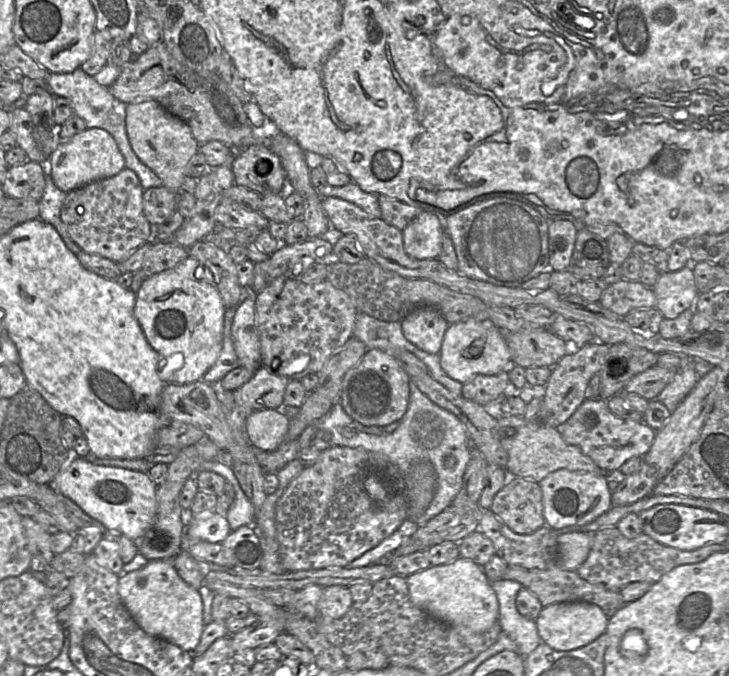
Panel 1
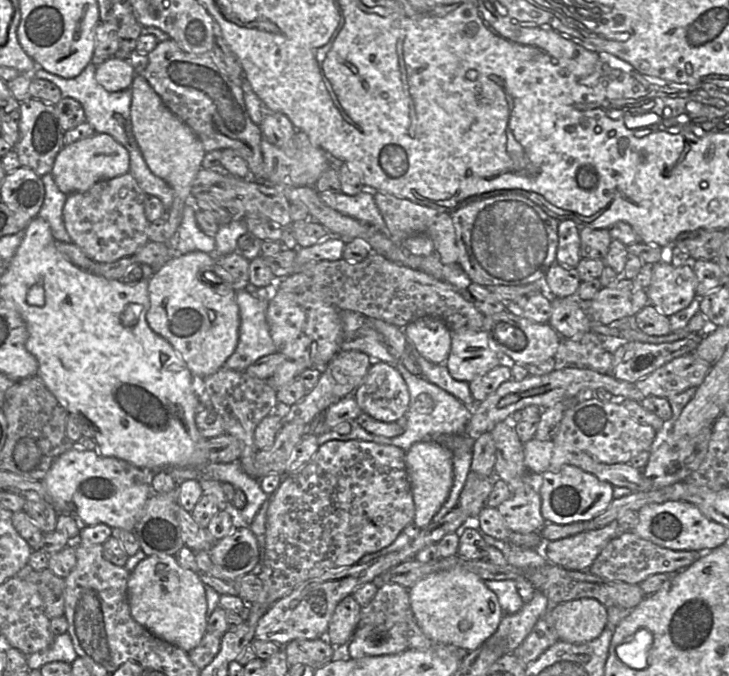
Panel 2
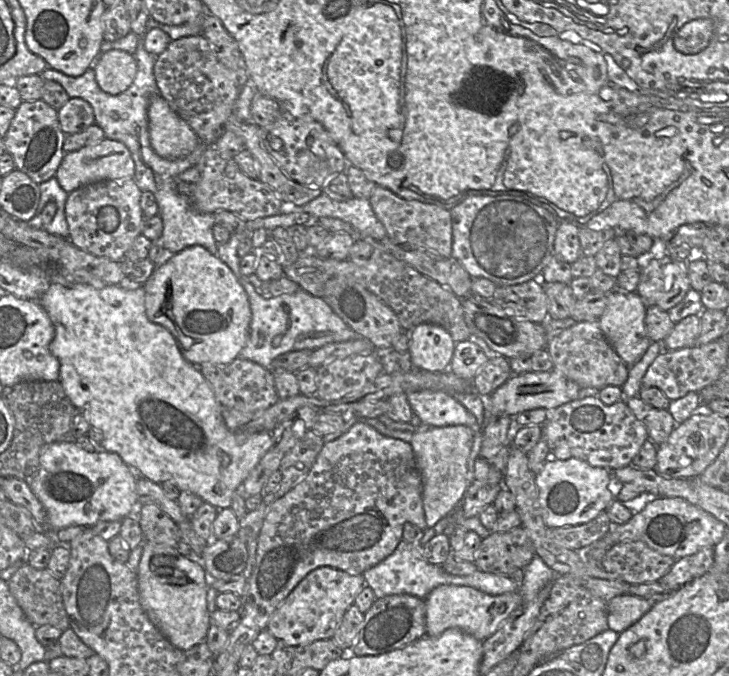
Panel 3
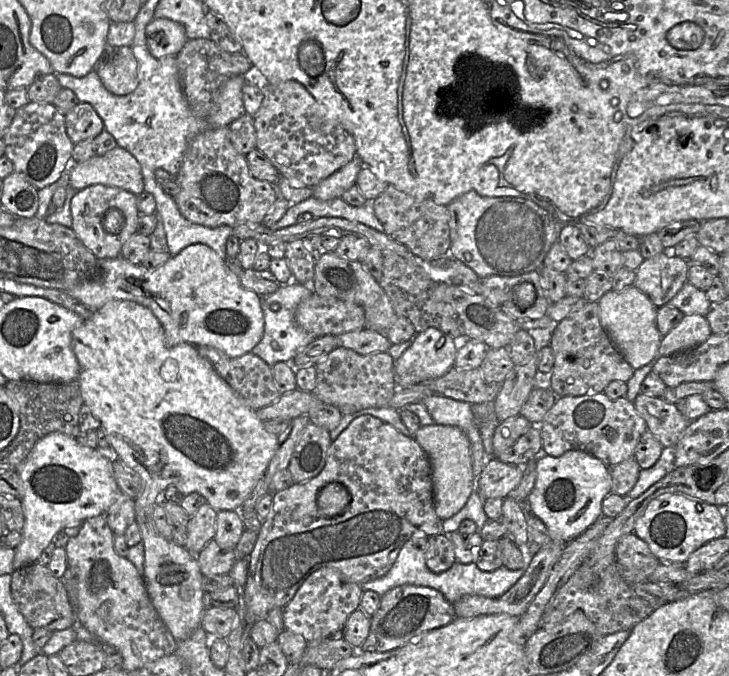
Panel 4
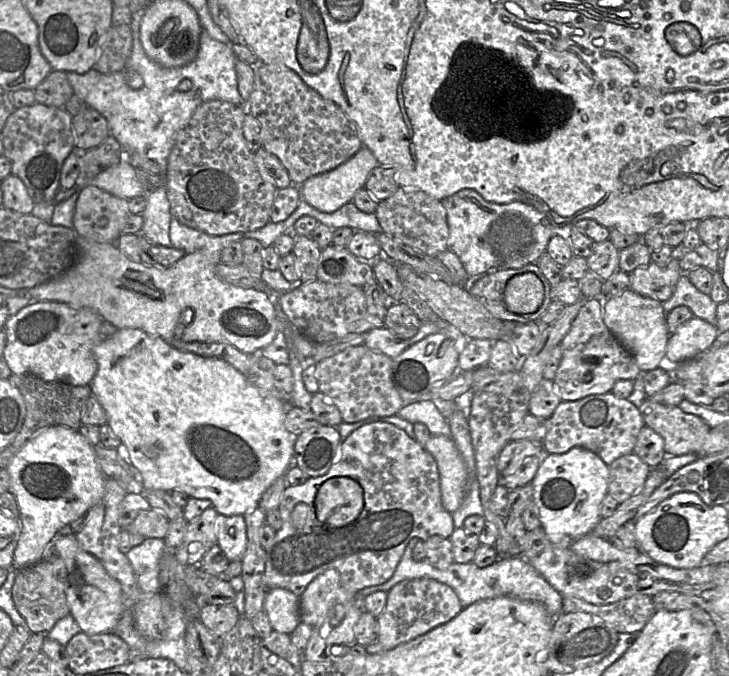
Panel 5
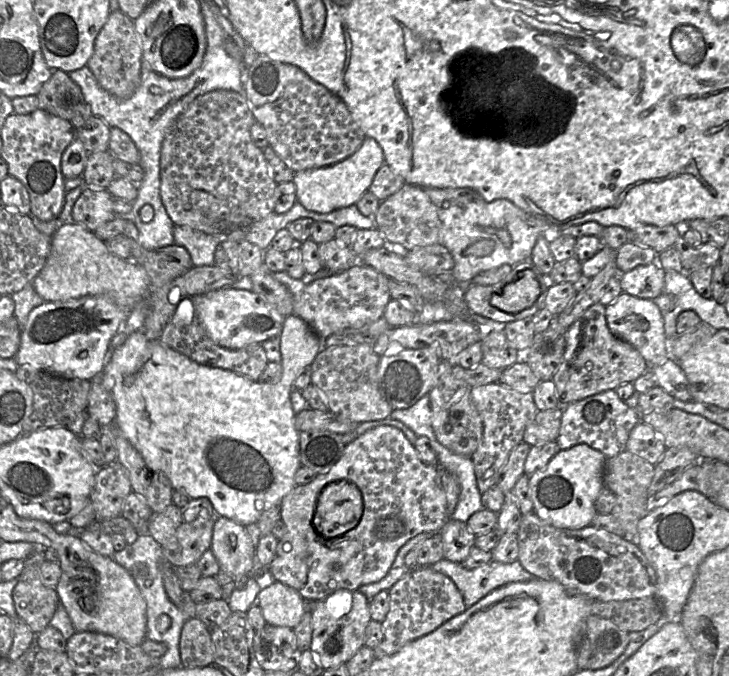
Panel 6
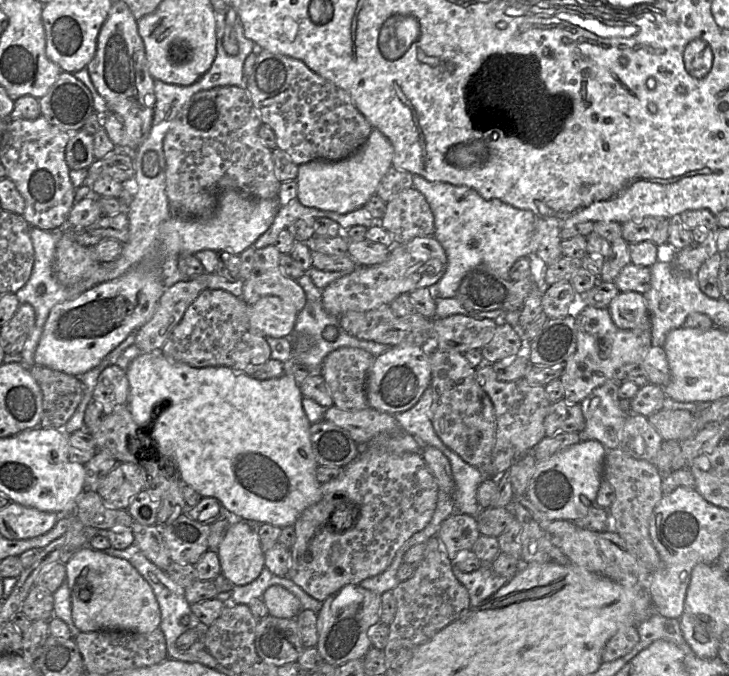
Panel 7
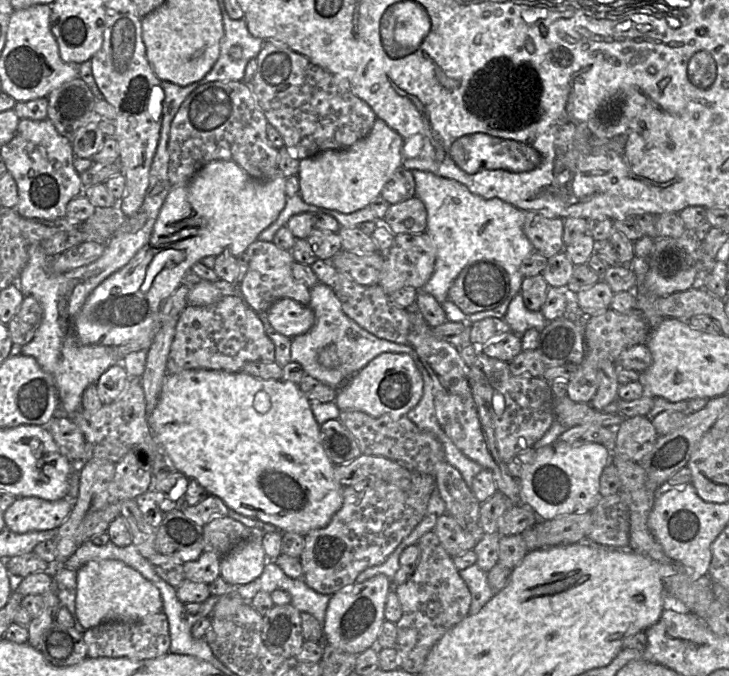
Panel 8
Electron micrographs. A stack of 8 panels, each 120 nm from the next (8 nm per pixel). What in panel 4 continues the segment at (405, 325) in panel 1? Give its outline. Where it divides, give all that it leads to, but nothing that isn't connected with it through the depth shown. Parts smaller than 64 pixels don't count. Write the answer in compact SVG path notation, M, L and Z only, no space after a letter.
M427 328L413 337L413 343L394 360L394 380L398 388L406 388L446 374L455 364L457 348L454 338L438 330Z

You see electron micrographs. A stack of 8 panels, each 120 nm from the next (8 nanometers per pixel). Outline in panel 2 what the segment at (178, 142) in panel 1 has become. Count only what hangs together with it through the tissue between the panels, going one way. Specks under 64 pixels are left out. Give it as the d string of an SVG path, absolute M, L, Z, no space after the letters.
M136 74L131 85L132 102L130 108L133 133L149 169L166 181L173 190L173 203L166 212L166 243L172 250L176 249L177 231L180 226L185 206L194 201L192 188L196 176L202 168L206 151L196 133L163 103L161 97L141 74Z

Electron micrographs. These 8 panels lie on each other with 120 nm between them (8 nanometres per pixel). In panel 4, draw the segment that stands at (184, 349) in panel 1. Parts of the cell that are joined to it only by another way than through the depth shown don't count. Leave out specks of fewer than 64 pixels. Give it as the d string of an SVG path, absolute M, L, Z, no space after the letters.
M202 243L185 247L156 269L146 269L140 264L132 264L122 256L99 259L99 271L96 276L81 281L65 292L93 311L111 300L131 300L146 306L163 326L168 346L181 343L189 343L196 347L211 346L235 358L250 352L264 333L264 315L259 295L245 288L226 260Z

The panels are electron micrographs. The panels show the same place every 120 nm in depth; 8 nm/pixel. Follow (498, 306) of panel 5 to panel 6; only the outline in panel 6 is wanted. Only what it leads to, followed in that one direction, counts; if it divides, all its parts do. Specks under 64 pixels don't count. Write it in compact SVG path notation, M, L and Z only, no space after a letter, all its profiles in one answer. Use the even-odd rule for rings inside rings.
M531 259L523 260L516 265L512 265L513 270L500 282L493 285L465 285L463 298L469 309L476 314L490 318L498 324L506 324L511 321L533 317L539 310L544 308L544 301L549 288L547 276L535 266ZM530 269L532 270L540 284L540 295L535 303L518 313L506 313L491 305L491 297L497 291L500 291L505 284L516 279L518 272Z

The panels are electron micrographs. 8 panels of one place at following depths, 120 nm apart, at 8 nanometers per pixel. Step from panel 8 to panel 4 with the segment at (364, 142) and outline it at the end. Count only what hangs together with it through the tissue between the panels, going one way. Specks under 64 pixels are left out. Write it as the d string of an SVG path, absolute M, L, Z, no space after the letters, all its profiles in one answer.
M355 156L342 168L311 187L313 197L322 201L340 198L346 190L356 184L357 174L362 167L362 160Z

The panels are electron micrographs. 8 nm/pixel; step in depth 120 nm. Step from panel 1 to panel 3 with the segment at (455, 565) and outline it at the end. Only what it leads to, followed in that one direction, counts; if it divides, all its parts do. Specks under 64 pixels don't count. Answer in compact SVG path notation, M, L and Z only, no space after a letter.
M440 585L424 599L426 635L439 636L448 629L460 629L480 641L493 635L506 619L517 610L523 599L519 591L502 595L489 595L470 586Z

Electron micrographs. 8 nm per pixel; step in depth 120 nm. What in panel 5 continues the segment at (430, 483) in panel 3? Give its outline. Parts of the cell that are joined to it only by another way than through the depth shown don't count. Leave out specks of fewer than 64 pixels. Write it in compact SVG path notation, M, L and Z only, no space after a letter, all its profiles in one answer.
M432 435L424 446L436 461L440 477L442 505L455 512L466 497L465 463L451 437Z

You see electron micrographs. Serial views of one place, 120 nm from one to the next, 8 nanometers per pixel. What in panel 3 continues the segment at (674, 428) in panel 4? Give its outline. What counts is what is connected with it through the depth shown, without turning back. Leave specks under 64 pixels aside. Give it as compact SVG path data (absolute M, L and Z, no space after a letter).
M639 396L627 401L628 407L641 421L648 432L649 439L659 446L667 440L676 427L673 416L668 409L657 409L645 403Z

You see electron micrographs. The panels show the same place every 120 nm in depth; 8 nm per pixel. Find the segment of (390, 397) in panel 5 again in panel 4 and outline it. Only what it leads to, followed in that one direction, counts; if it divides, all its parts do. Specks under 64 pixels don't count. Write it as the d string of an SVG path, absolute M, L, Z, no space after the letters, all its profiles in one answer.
M337 347L315 365L316 386L313 393L325 404L352 414L367 408L388 407L397 391L394 380L394 359L388 352L359 354L345 347Z

